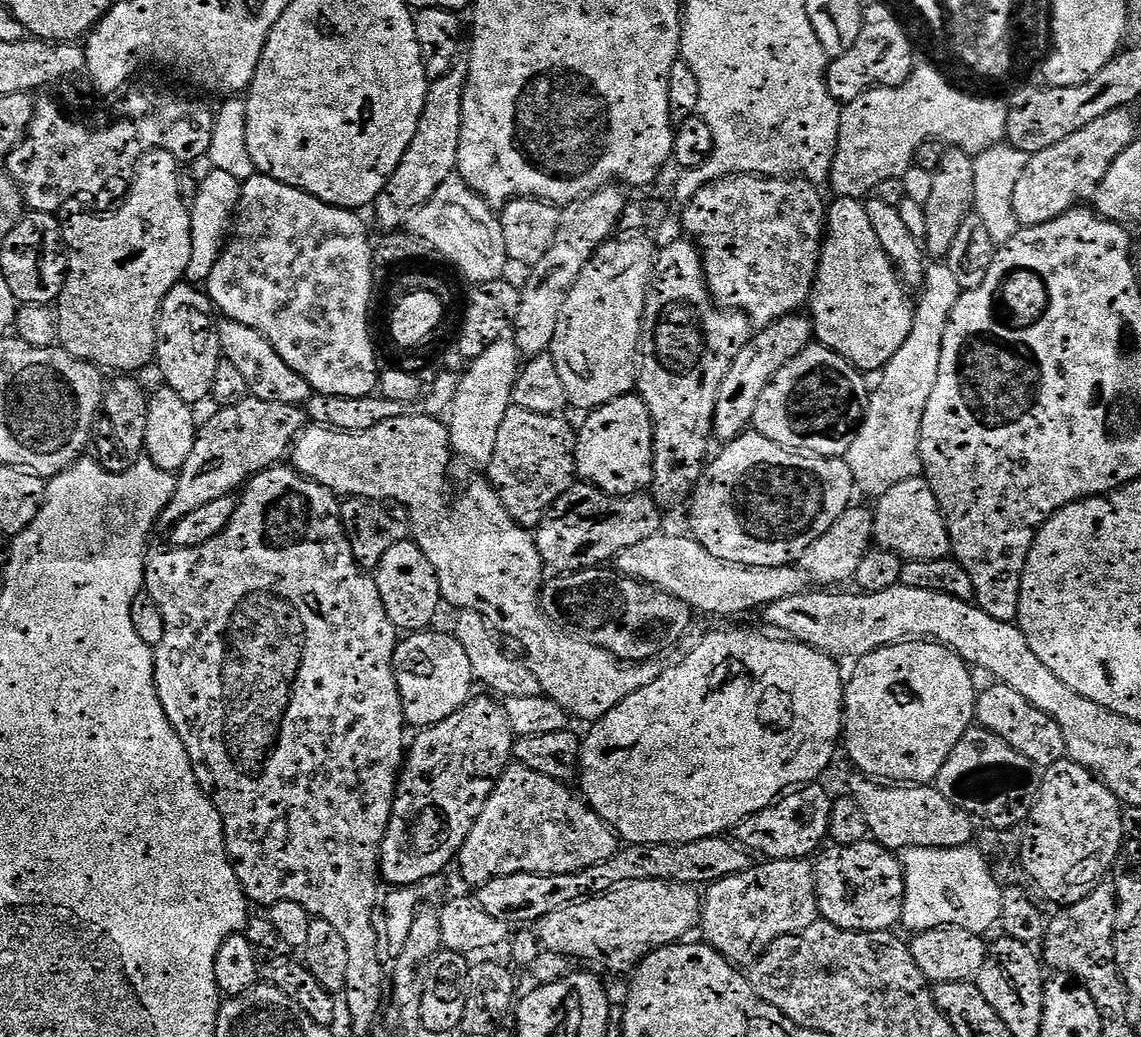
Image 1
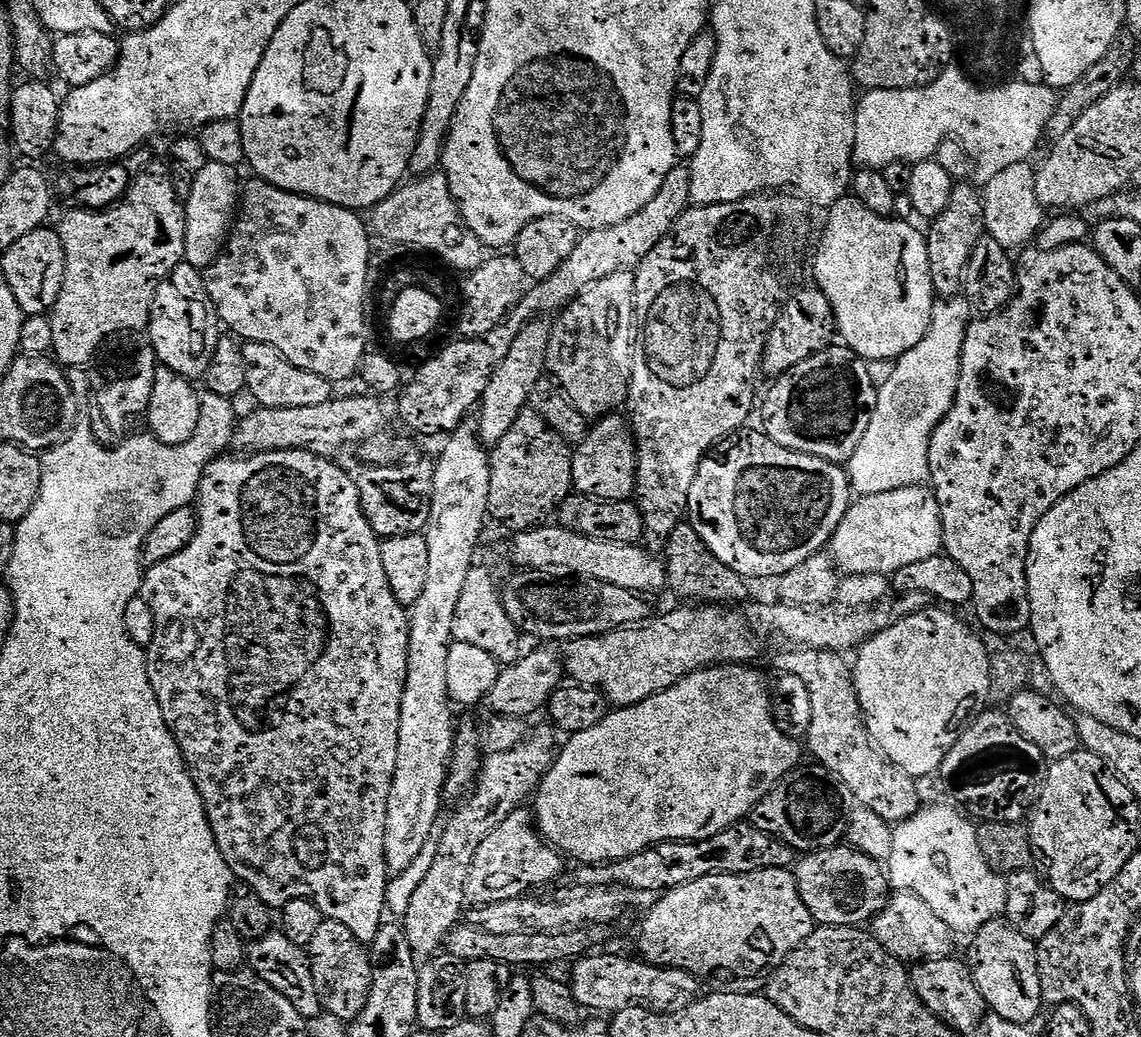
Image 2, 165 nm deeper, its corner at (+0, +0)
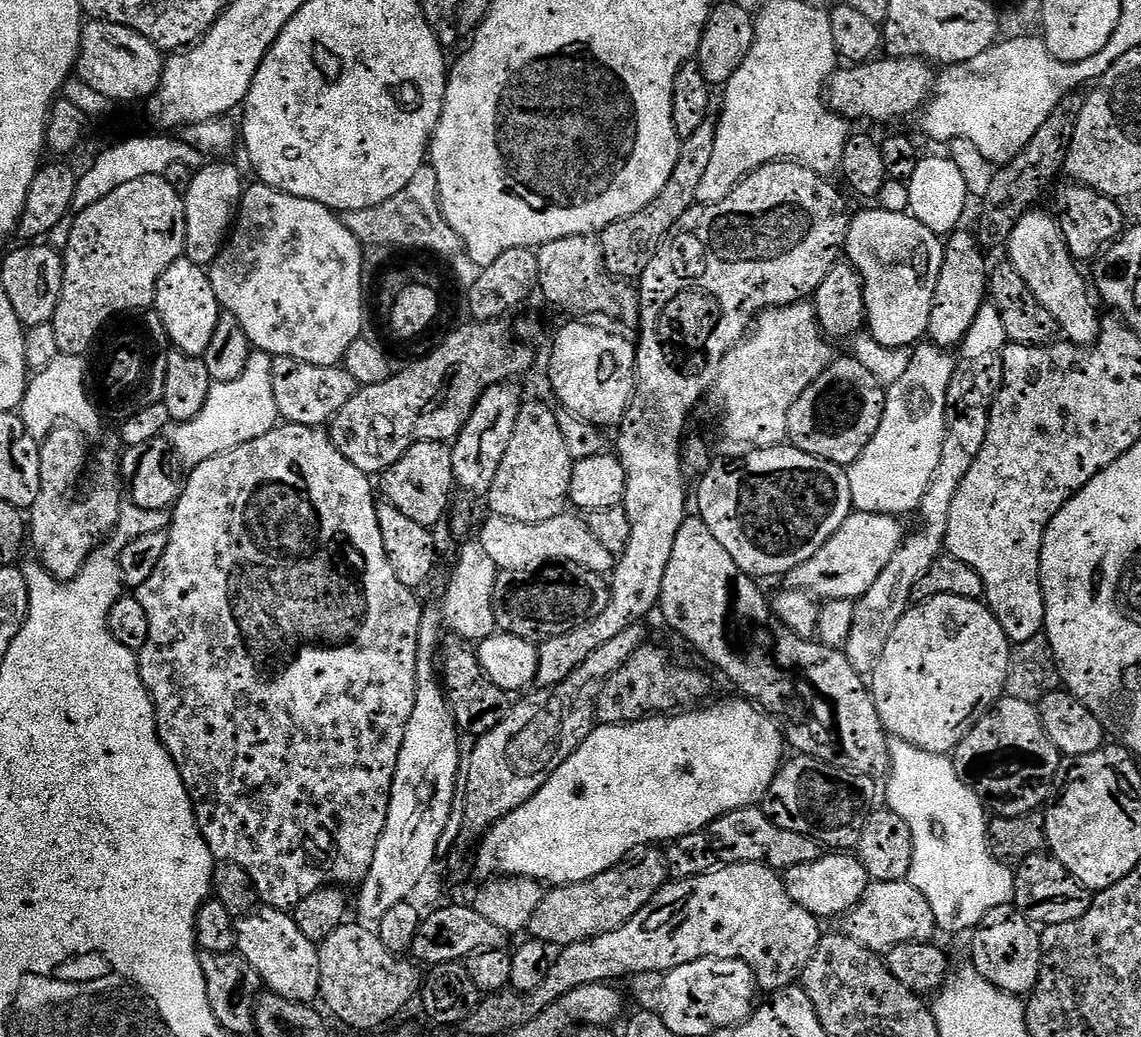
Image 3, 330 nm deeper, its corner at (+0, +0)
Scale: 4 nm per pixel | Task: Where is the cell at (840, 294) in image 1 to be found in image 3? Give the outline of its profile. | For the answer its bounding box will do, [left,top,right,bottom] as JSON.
[842,208,938,349]

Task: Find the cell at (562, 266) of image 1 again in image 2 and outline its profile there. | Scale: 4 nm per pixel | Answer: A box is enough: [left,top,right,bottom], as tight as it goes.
[478,318,552,446]

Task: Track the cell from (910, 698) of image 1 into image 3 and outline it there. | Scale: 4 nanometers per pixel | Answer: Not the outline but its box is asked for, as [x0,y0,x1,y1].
[870,596,1010,754]

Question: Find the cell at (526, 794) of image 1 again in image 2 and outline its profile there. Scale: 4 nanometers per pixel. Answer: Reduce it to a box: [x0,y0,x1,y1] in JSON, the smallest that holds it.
[464,808,566,906]

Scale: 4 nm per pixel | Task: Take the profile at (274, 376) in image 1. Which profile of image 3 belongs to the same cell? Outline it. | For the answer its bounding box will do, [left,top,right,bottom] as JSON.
[272,356,354,426]

